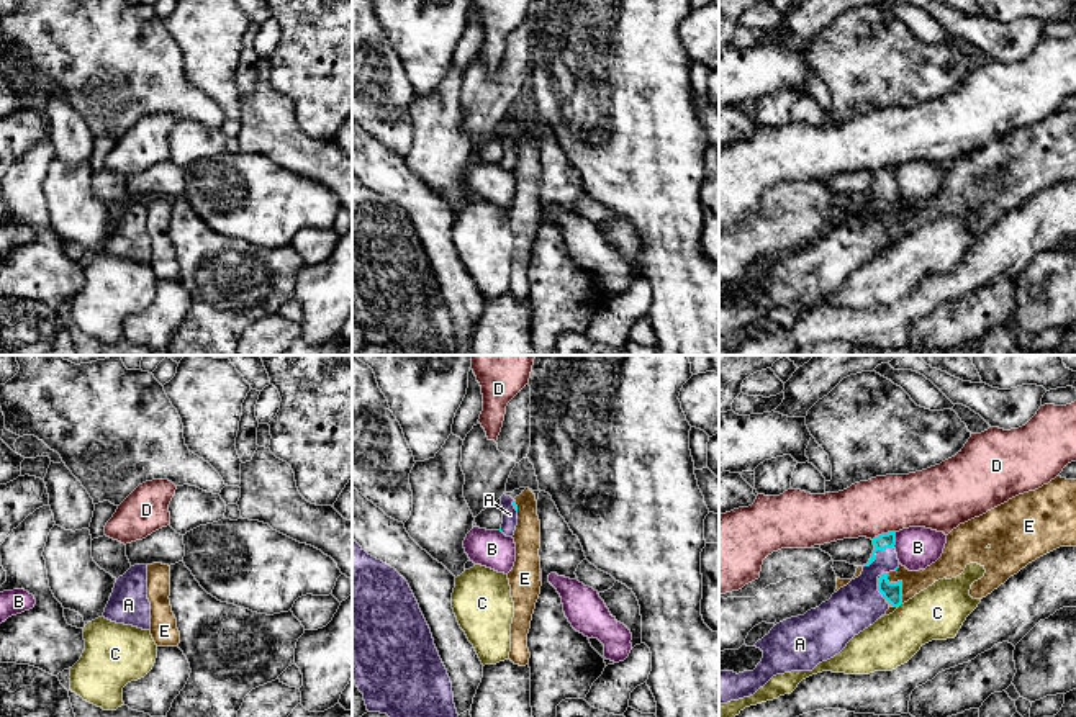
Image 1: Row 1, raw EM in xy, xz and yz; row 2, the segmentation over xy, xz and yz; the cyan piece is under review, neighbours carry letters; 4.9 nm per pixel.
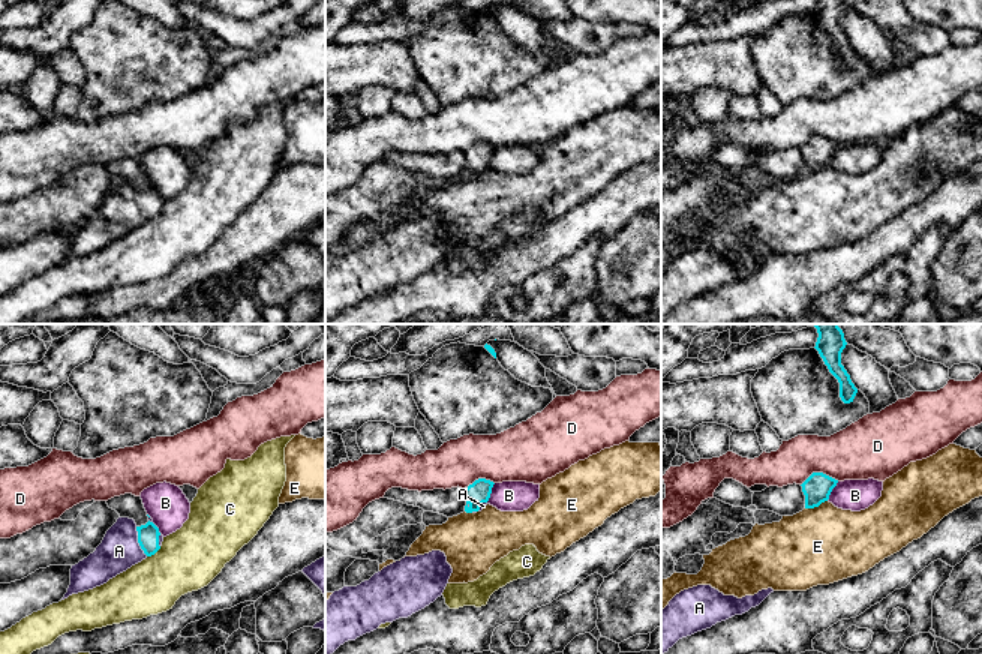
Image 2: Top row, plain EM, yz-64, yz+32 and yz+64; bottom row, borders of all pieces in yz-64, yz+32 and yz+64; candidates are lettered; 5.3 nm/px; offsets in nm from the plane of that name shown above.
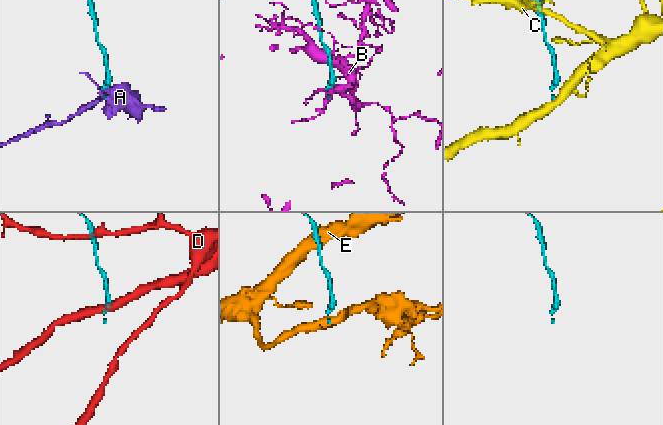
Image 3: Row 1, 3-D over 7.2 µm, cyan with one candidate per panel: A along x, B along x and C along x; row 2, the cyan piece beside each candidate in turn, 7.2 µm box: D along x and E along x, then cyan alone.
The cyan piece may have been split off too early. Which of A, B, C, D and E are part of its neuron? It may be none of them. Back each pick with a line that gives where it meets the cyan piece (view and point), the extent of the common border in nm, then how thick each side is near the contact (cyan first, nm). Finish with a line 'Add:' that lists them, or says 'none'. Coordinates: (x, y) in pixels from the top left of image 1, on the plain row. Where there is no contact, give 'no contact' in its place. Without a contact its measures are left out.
A: meets cyan in yz at (875, 185); contact 180 nm long; 80 nm thick on the cyan side, 200 nm on the other
Add: A

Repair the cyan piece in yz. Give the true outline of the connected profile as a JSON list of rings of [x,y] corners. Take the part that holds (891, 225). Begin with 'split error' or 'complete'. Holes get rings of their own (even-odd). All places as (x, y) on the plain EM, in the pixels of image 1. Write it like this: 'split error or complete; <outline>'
split error; [[[896,165],[875,170],[873,178],[871,192],[858,211],[819,241],[776,257],[753,278],[763,285],[753,304],[719,304],[721,337],[753,329],[776,308],[812,304],[839,288],[889,241],[902,237],[902,214],[888,214],[888,206],[899,201]]]

